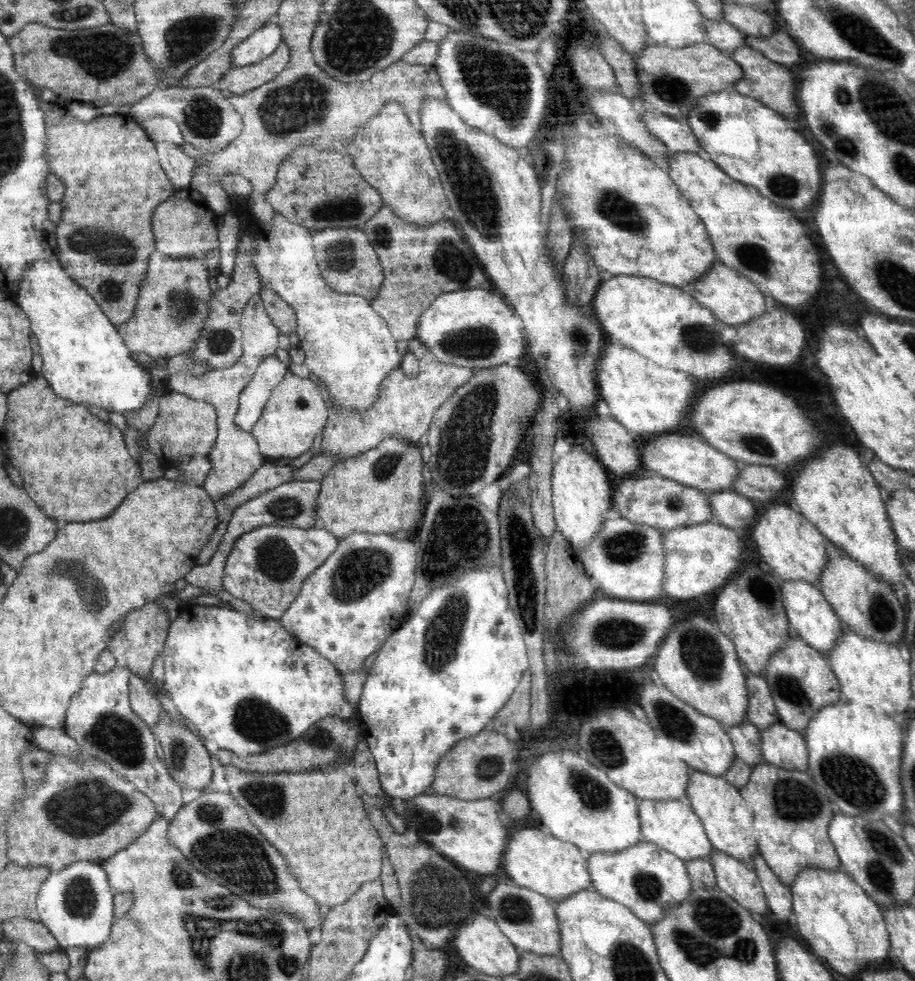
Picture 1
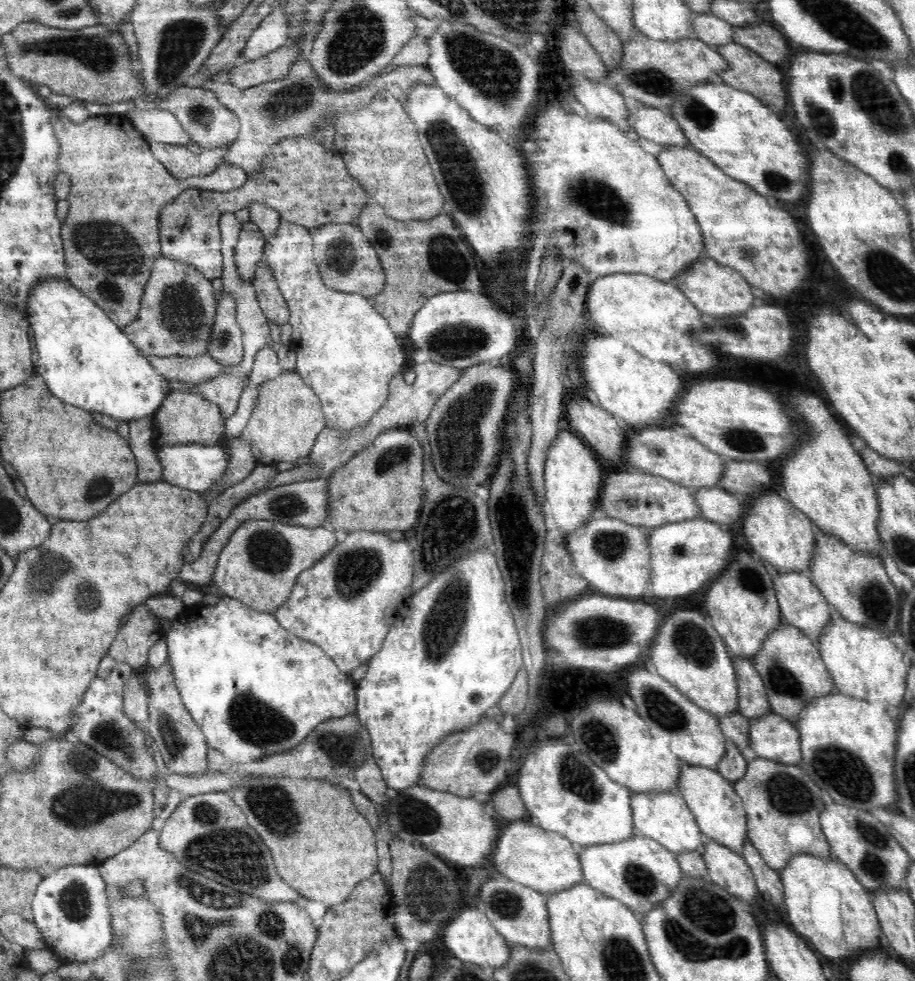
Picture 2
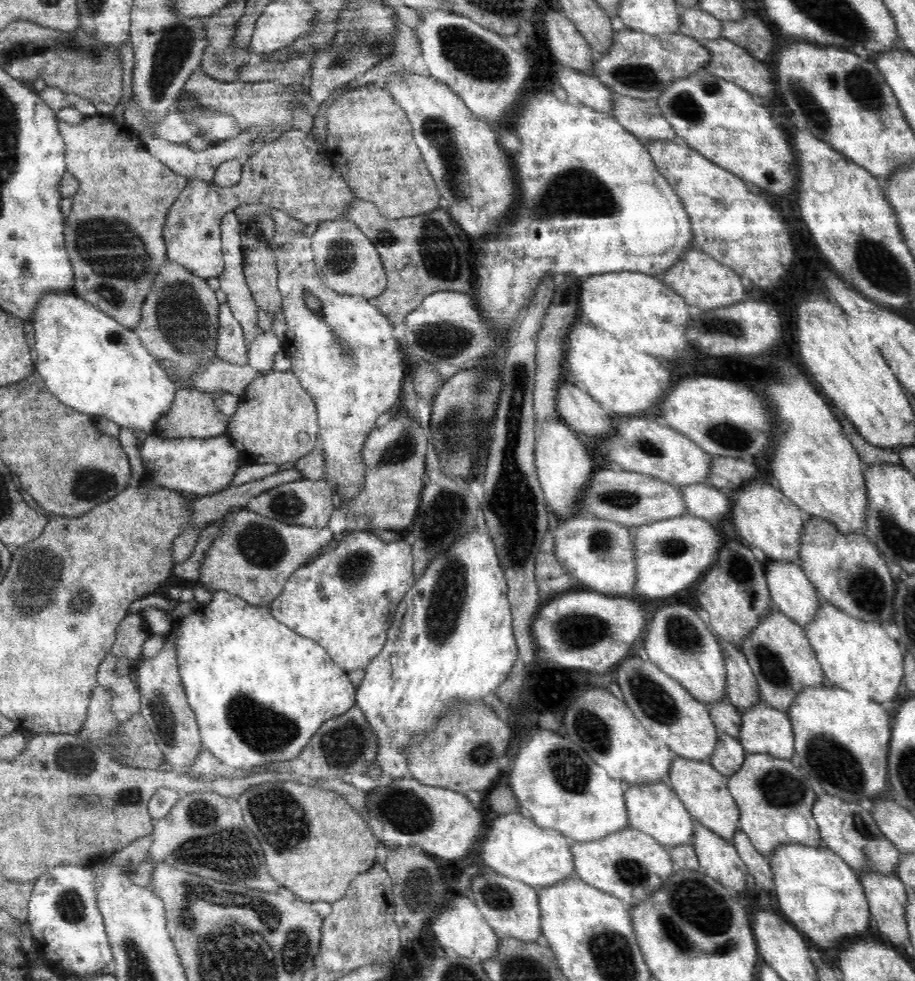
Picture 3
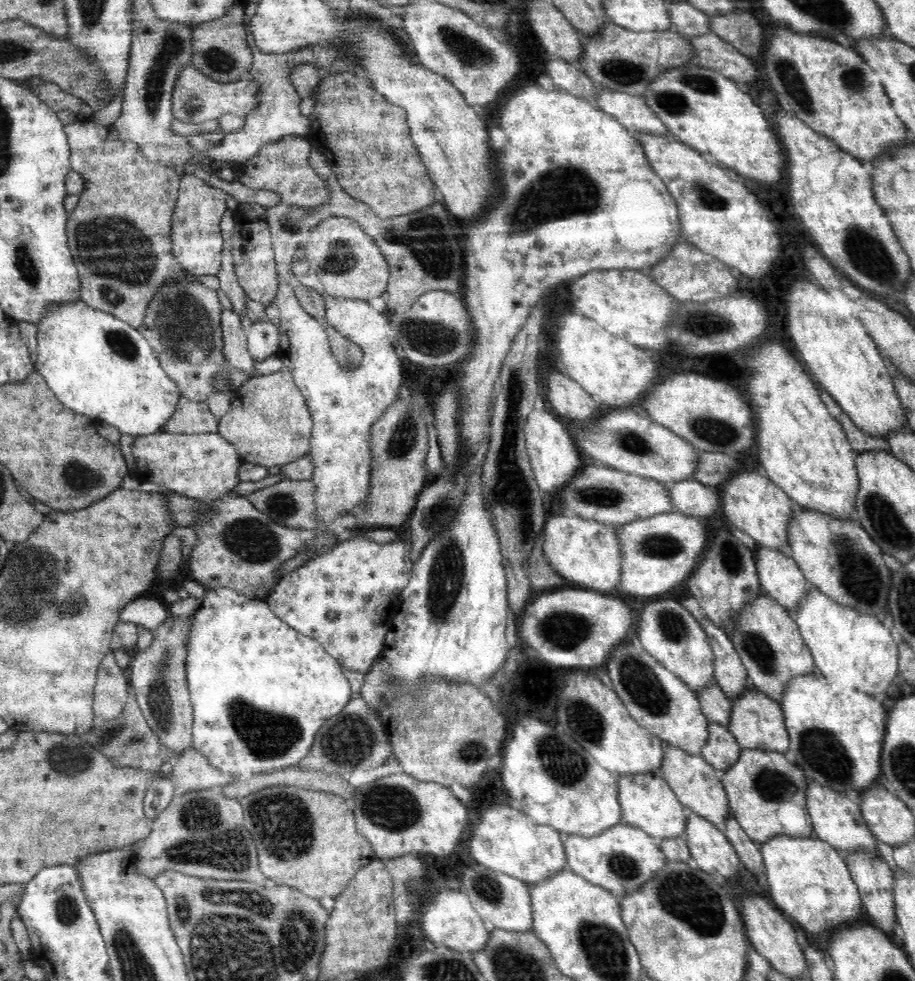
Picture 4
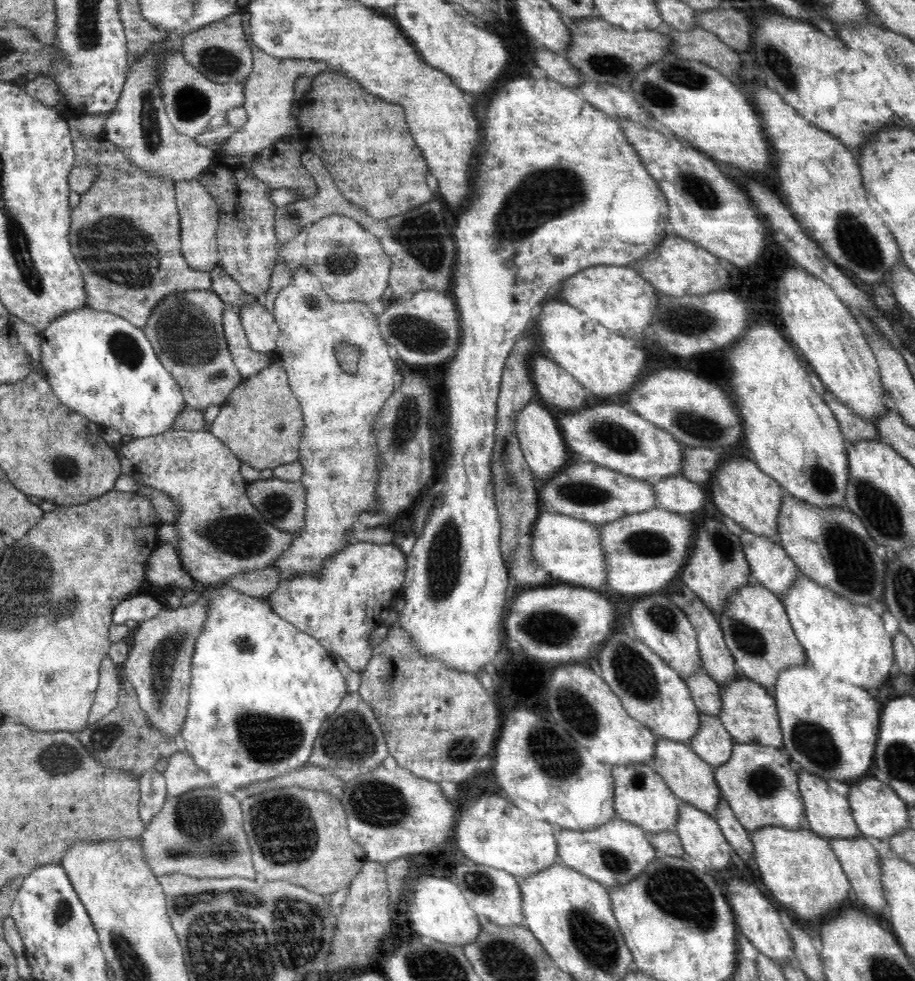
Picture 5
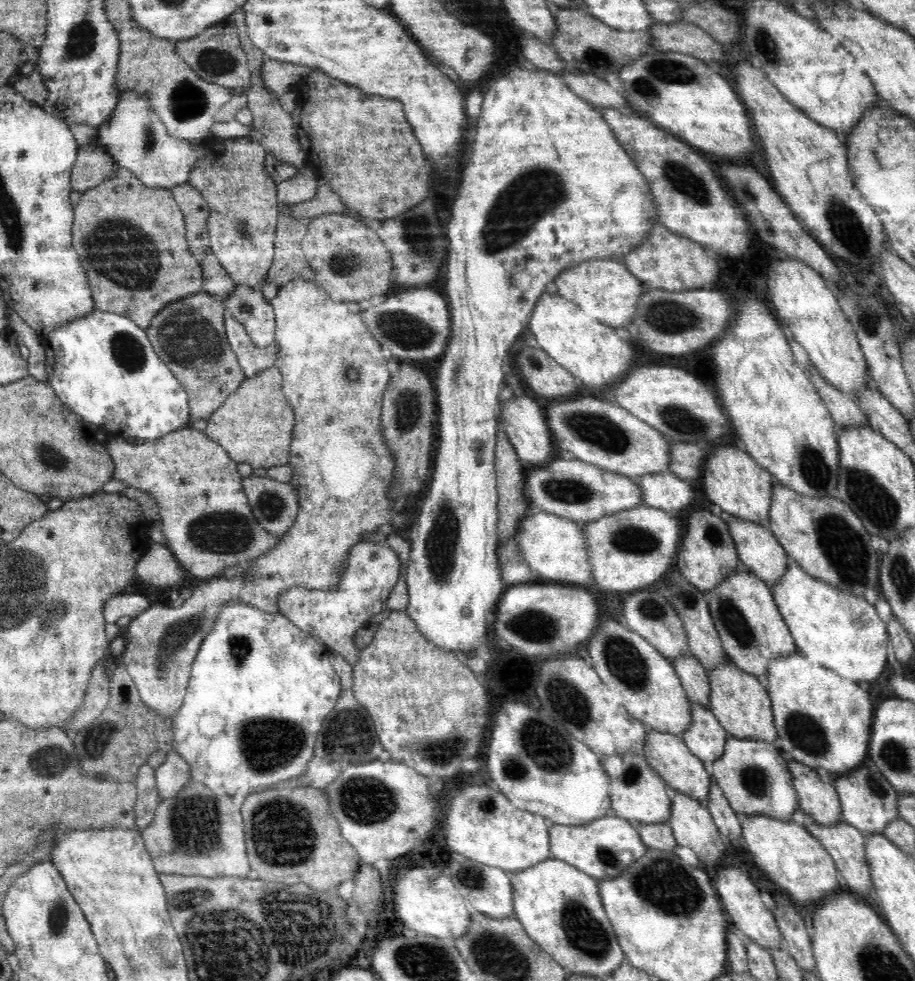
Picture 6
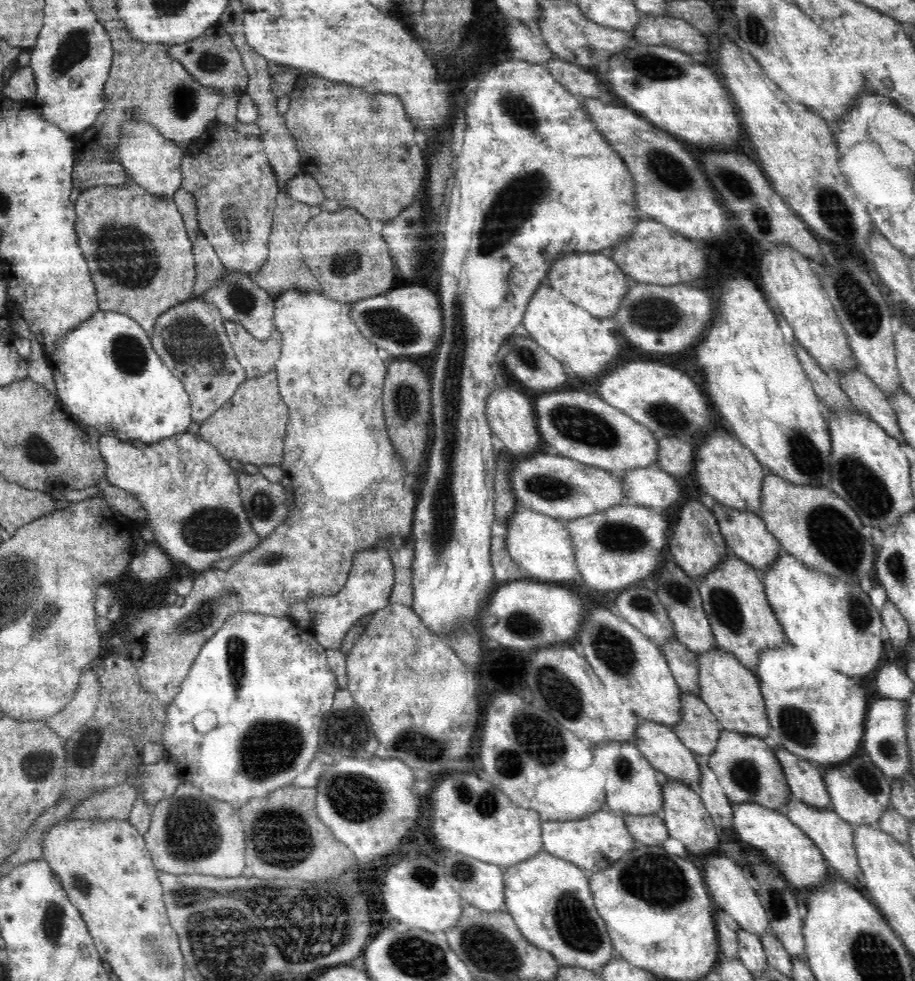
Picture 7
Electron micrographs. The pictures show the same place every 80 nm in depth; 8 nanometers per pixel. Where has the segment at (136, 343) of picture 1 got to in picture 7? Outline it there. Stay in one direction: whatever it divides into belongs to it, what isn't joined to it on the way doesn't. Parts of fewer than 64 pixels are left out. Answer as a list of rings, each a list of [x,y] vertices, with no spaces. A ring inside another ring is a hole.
[[[200,297],[190,298],[160,315],[150,336],[154,350],[185,386],[192,418],[200,424],[225,405],[247,379],[225,331],[224,321],[214,304]]]

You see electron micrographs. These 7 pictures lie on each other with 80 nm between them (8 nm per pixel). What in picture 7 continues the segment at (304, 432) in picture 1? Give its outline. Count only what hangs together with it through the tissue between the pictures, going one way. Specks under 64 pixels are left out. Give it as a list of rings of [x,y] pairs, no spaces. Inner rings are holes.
[[[272,369],[258,378],[247,378],[226,404],[201,424],[197,433],[228,460],[256,466],[280,465],[284,458],[286,426],[288,405],[283,401],[276,371]]]

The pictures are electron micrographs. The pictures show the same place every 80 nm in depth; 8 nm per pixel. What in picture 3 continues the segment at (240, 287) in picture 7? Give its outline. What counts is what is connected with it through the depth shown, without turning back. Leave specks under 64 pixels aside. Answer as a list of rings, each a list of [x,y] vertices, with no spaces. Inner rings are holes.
[[[264,330],[256,336],[248,351],[248,364],[259,372],[259,375],[270,374],[274,371],[275,354],[284,344],[272,330]]]

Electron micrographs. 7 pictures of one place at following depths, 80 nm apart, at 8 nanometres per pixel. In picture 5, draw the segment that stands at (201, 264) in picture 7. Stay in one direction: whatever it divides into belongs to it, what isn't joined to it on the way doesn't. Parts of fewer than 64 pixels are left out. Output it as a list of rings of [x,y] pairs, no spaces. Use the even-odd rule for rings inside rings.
[[[214,266],[210,272],[212,275],[211,290],[214,291],[225,304],[232,304],[236,307],[248,307],[254,305],[257,300],[254,295],[248,294],[225,270]]]

